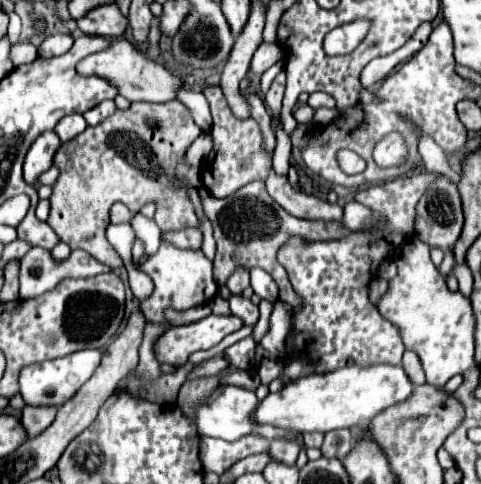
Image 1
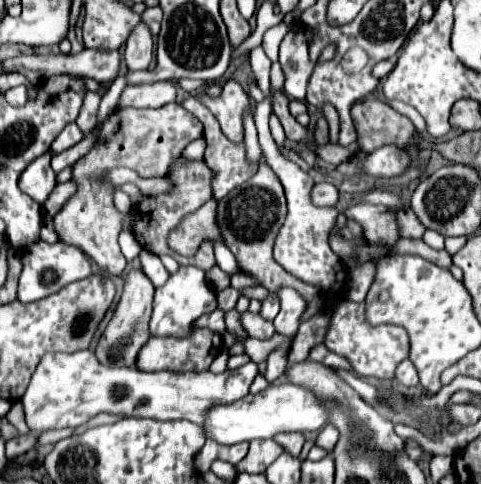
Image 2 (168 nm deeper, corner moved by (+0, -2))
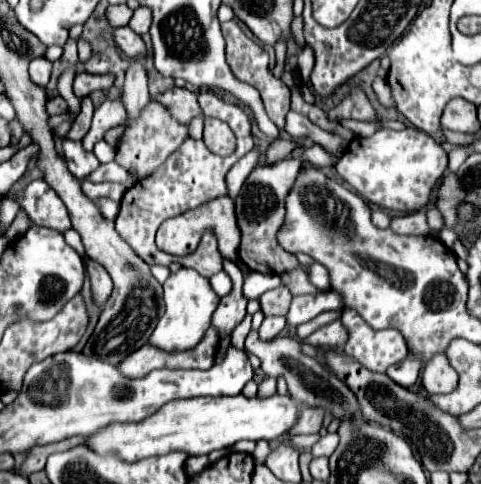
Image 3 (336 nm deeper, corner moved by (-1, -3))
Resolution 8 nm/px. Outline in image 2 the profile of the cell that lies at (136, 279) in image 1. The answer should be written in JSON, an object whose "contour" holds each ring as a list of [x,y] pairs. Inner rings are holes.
{"contour":[[[141,250],[141,264],[143,264],[143,274],[153,282],[155,288],[163,286],[165,280],[169,278],[169,272],[161,264],[159,256],[155,256],[155,254],[147,252],[147,250]]]}

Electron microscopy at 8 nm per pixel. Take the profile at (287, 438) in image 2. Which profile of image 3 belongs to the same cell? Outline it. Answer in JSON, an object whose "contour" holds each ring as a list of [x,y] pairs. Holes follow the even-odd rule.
{"contour":[[[304,407],[300,421],[290,431],[290,435],[306,435],[306,433],[318,433],[324,421],[324,409],[320,407]]]}

